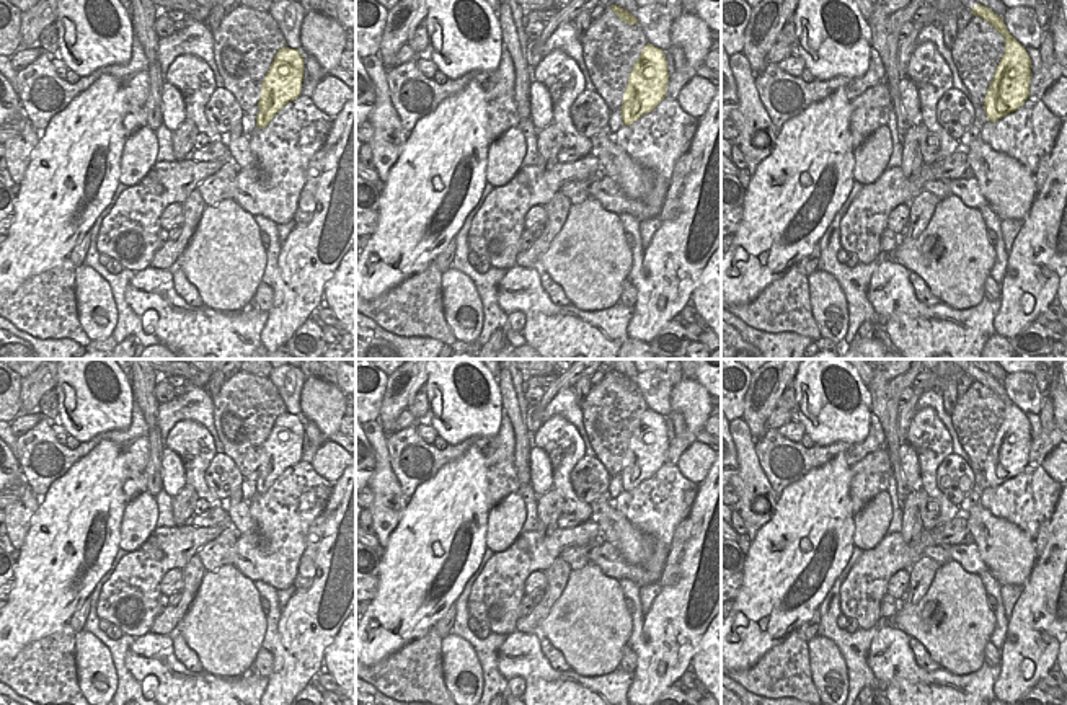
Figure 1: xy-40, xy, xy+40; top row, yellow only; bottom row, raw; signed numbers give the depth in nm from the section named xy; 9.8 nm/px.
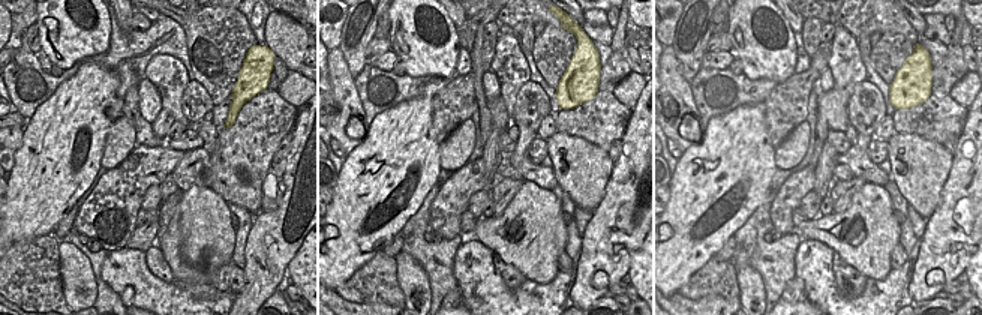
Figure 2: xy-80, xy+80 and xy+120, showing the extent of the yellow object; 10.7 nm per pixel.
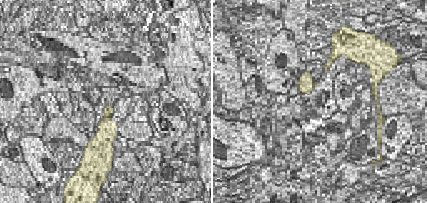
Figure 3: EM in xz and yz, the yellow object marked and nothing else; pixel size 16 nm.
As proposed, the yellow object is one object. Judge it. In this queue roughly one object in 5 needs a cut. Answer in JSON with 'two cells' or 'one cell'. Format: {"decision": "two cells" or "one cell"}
{"decision": "one cell"}

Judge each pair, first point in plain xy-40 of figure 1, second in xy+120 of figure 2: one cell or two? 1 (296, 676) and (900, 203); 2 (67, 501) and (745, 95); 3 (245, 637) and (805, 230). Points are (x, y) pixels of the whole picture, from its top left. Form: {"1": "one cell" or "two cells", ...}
{"1": "two cells", "2": "two cells", "3": "one cell"}

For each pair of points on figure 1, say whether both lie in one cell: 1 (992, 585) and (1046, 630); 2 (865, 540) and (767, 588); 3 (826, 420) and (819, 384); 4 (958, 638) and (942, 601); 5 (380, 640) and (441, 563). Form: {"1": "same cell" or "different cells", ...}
{"1": "different cells", "2": "different cells", "3": "same cell", "4": "same cell", "5": "same cell"}

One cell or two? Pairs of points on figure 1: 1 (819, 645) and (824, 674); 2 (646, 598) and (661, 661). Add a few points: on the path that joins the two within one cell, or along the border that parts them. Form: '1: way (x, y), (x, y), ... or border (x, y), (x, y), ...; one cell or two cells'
1: way (823, 651), (824, 668); one cell
2: border (663, 588), (645, 616); two cells

